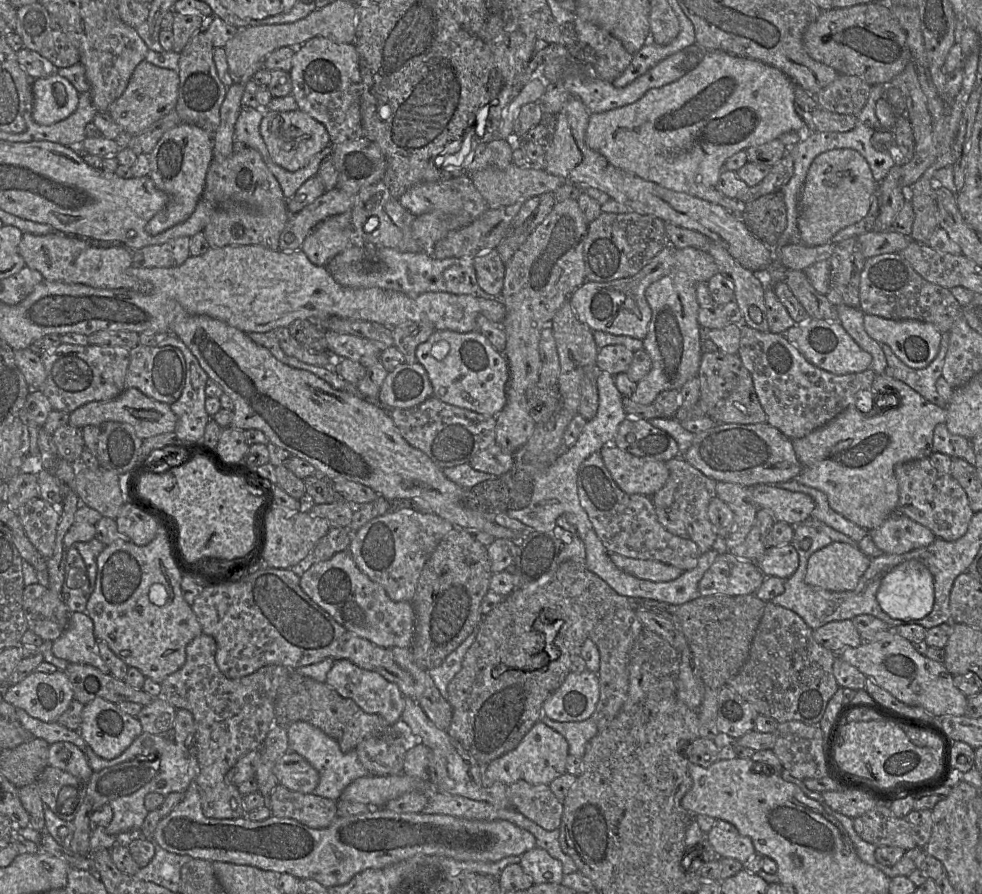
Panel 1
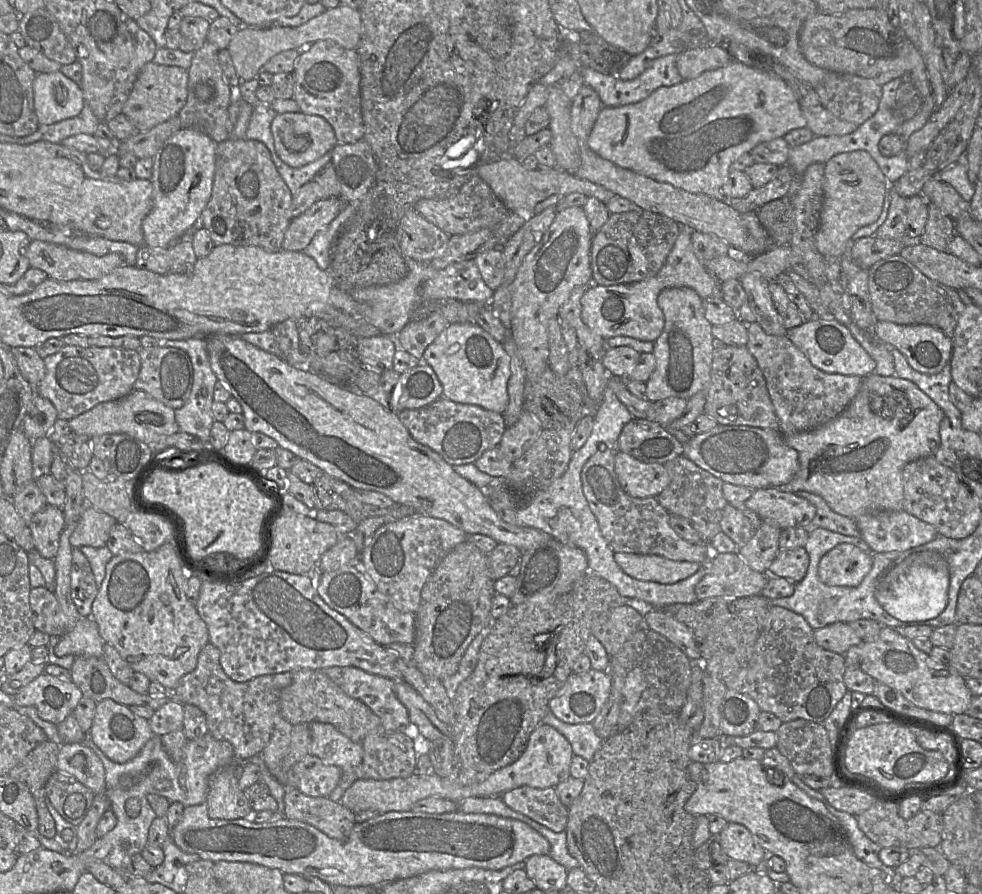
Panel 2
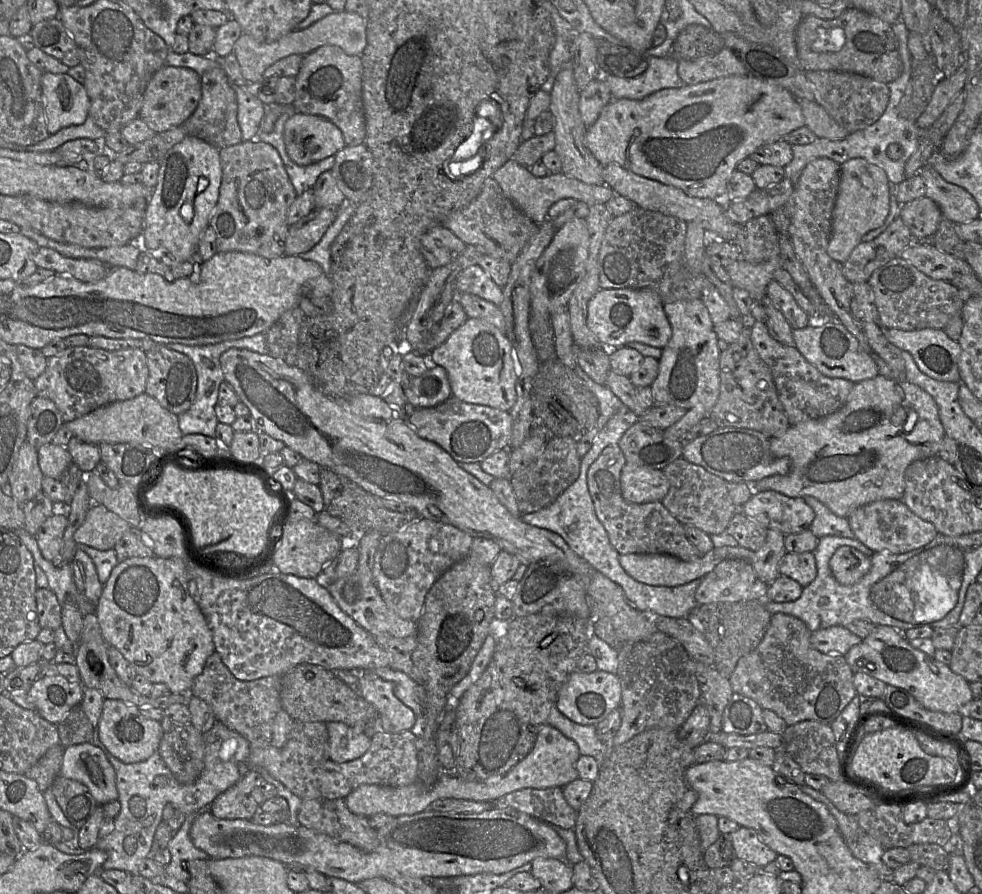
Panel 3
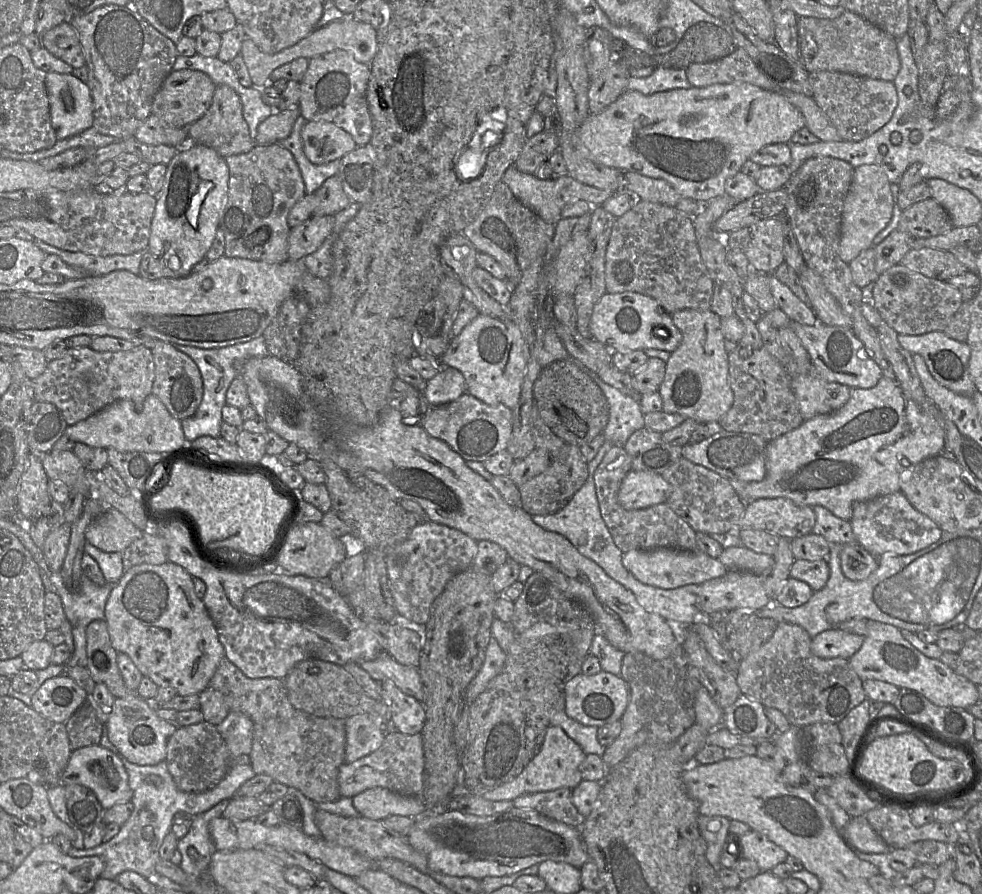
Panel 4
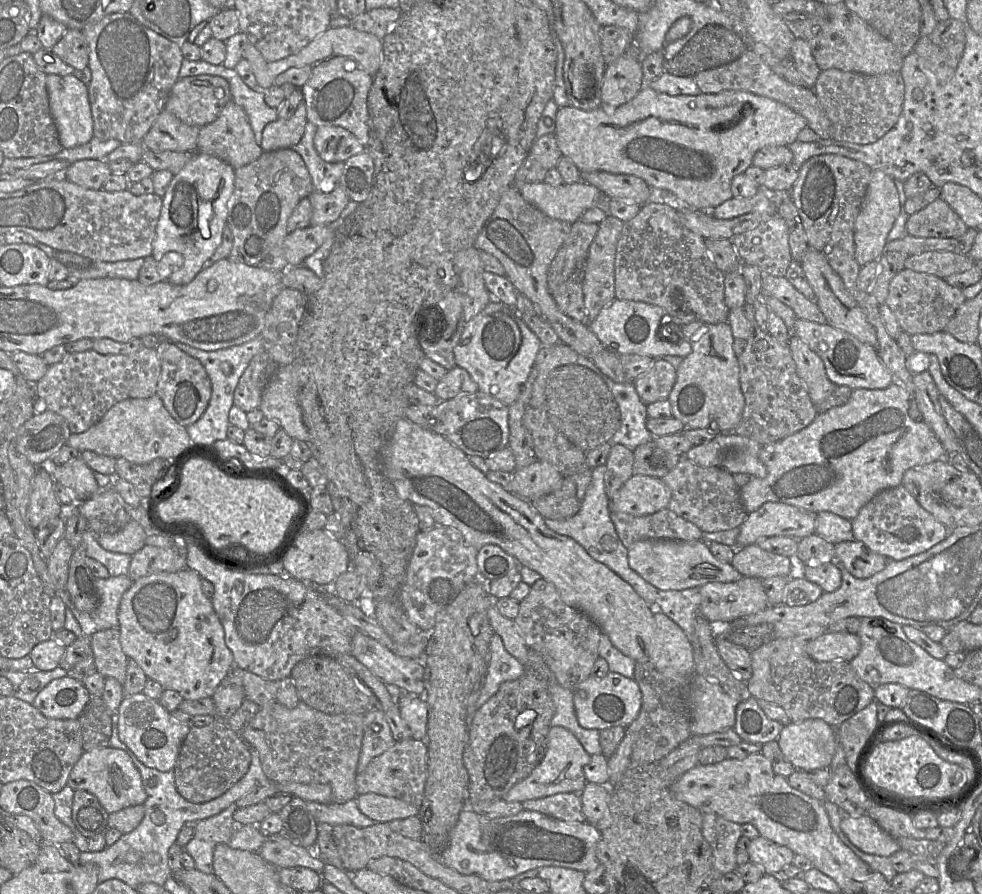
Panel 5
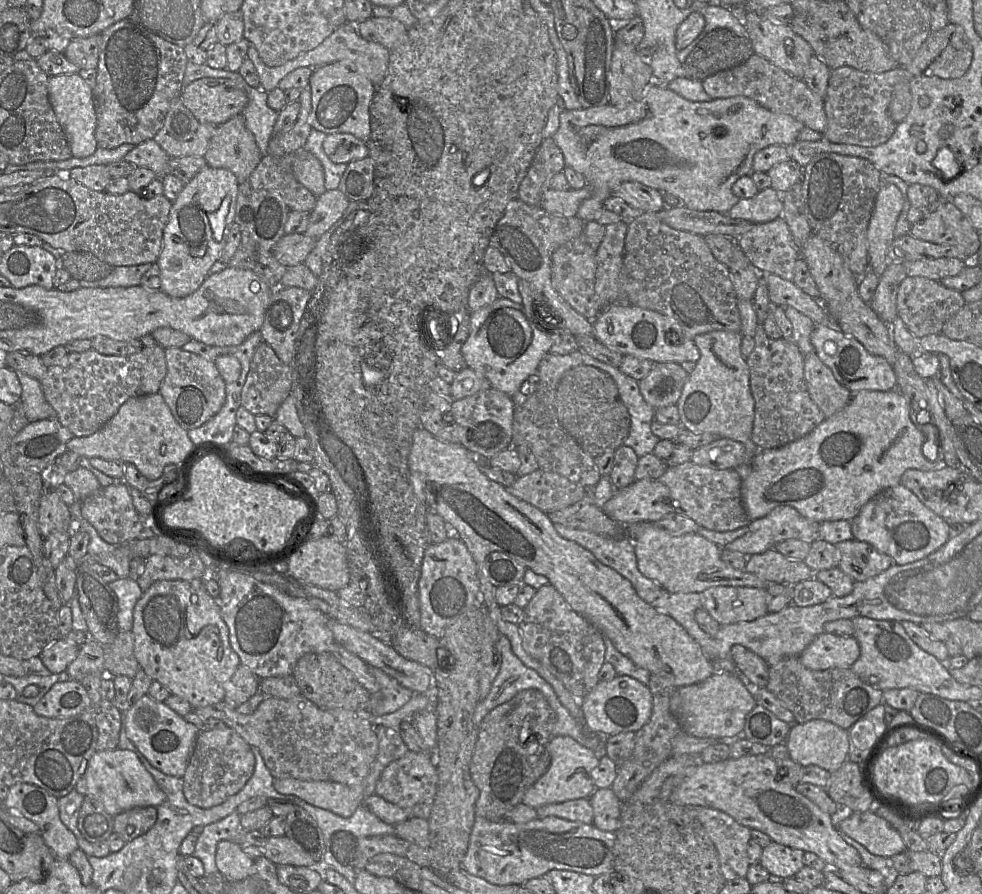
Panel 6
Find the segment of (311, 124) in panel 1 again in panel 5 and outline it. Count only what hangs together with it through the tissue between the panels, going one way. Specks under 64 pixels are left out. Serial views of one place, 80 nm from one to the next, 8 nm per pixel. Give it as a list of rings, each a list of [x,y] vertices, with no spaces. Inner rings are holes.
[[[337,126],[317,127],[314,147],[325,162],[344,163],[350,157],[367,150],[352,133]]]

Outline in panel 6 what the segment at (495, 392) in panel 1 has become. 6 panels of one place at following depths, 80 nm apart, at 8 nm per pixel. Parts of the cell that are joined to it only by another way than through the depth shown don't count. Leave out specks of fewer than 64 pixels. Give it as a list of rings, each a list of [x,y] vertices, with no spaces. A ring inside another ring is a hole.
[[[499,296],[488,306],[470,313],[469,335],[461,346],[467,367],[488,380],[493,387],[512,397],[531,375],[552,346],[548,330],[528,319],[522,304]]]

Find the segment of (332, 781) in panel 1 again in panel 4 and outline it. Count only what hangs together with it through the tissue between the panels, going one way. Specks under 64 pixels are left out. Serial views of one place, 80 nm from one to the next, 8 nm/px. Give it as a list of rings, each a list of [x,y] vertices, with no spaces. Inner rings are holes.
[[[377,713],[359,714],[345,719],[345,763],[352,763],[377,750],[386,732]]]

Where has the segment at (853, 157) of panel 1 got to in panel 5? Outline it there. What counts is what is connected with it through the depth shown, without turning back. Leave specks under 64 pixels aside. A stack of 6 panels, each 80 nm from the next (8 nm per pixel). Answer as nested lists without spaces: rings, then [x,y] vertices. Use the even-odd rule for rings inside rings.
[[[873,170],[867,193],[860,213],[855,221],[854,242],[855,258],[863,266],[871,261],[878,261],[885,252],[887,237],[900,212],[899,193],[893,178],[879,170]]]

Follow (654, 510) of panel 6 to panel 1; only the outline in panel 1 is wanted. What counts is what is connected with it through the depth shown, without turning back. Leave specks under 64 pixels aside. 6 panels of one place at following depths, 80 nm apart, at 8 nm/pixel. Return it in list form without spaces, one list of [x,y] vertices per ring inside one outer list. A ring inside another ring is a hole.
[[[613,442],[604,445],[599,453],[615,483],[627,494],[651,497],[669,477],[666,462],[639,458],[617,448]]]

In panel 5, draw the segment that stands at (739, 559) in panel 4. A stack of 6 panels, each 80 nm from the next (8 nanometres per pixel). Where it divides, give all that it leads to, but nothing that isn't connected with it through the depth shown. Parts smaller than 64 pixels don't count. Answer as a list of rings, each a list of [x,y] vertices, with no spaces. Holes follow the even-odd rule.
[[[753,544],[736,548],[731,565],[744,577],[763,580],[773,576],[792,578],[794,558],[767,552]]]

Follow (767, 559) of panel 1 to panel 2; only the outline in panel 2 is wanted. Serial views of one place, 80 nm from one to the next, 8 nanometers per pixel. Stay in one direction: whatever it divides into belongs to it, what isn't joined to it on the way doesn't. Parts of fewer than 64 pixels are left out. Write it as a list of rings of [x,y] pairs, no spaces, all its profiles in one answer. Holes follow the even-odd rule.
[[[804,548],[780,550],[768,568],[769,576],[781,577],[798,583],[809,567],[809,555]]]

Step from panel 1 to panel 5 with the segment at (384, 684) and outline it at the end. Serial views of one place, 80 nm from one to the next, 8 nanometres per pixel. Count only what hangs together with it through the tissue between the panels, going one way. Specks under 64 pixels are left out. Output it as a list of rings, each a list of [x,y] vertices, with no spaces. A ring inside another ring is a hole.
[[[402,693],[397,705],[402,719],[411,731],[412,738],[425,741],[427,736],[428,707],[424,697]]]

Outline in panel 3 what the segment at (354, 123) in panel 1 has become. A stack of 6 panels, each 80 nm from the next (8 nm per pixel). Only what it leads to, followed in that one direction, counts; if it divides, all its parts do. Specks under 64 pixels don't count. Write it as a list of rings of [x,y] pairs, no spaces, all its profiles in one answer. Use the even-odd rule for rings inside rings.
[[[324,45],[305,55],[300,70],[296,75],[296,97],[293,107],[297,113],[321,116],[335,124],[342,132],[348,146],[357,146],[365,143],[366,123],[362,100],[362,73],[363,65],[360,56],[349,55],[340,47]]]

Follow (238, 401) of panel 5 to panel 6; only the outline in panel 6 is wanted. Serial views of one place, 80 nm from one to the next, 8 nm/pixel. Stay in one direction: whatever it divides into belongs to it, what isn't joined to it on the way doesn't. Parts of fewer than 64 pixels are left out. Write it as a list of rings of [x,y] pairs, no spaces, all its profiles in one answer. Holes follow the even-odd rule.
[[[265,342],[256,348],[246,381],[241,391],[241,406],[253,415],[274,416],[281,403],[291,392],[291,367],[277,357],[275,351]]]

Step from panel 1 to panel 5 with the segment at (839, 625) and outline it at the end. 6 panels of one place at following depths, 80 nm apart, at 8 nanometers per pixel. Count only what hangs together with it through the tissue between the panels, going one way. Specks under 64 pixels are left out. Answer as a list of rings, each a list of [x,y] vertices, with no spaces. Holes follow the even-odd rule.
[[[825,632],[808,641],[808,655],[818,662],[847,661],[851,662],[860,651],[860,638],[849,632]]]

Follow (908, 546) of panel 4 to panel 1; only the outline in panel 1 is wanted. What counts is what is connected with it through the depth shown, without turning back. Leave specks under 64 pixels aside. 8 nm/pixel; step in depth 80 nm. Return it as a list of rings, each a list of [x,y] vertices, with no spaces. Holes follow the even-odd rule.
[[[899,511],[868,533],[875,545],[885,554],[907,553],[928,546],[936,539],[929,528]]]

